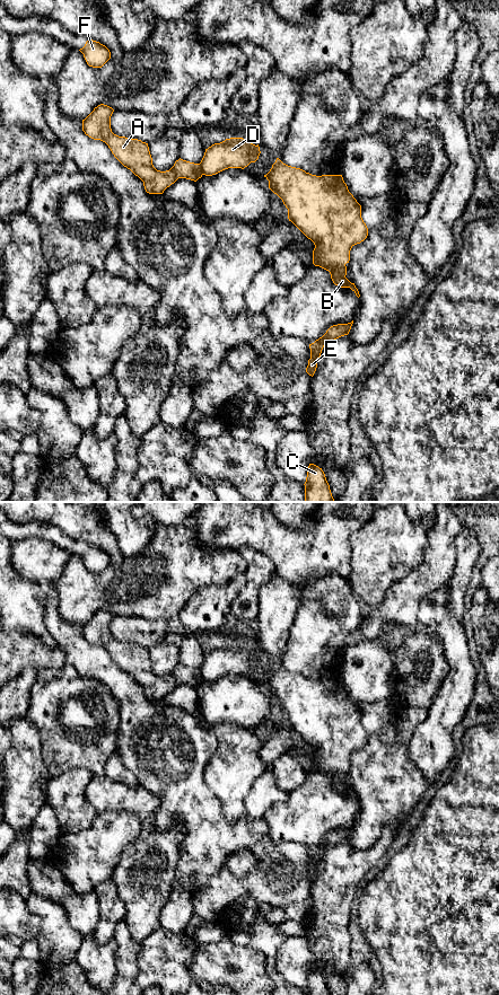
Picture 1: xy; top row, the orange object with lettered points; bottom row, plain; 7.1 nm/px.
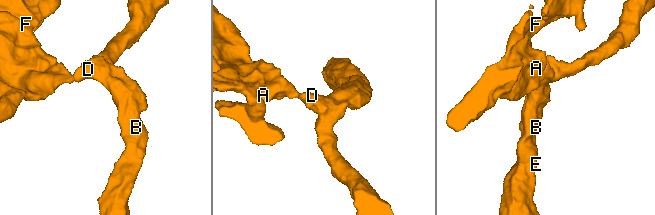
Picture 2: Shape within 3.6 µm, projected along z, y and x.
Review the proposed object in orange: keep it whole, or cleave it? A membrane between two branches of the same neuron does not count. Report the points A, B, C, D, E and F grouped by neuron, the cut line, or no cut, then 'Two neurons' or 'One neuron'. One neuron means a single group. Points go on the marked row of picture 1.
Groups: A F / B C D E. Split along xy (198, 164), (202, 174). Two neurons

